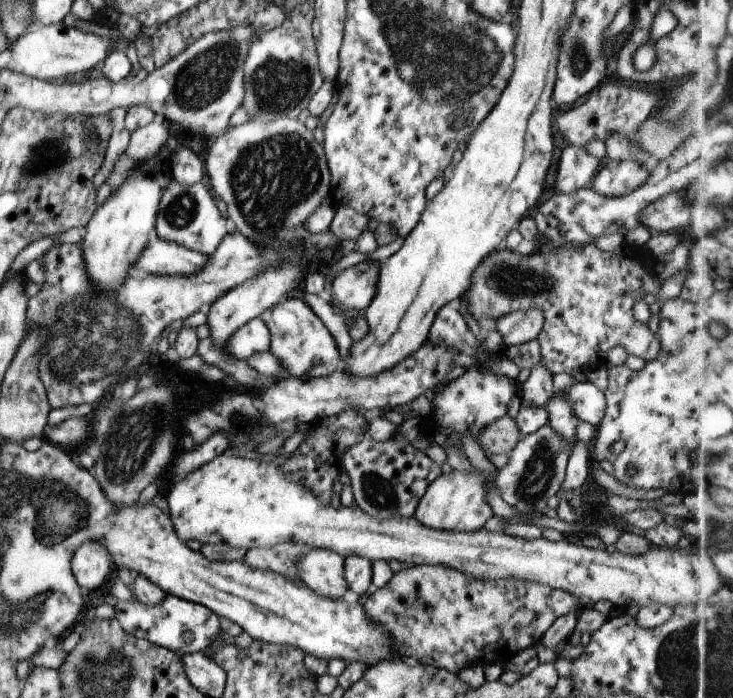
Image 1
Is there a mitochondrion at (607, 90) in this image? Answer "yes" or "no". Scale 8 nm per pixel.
no

